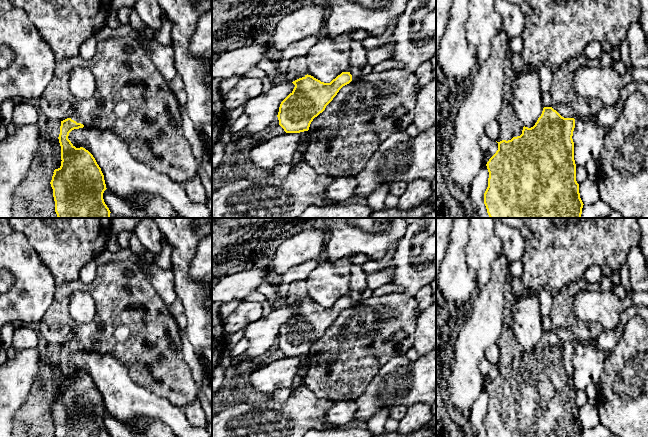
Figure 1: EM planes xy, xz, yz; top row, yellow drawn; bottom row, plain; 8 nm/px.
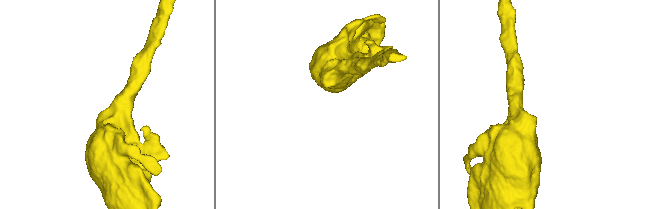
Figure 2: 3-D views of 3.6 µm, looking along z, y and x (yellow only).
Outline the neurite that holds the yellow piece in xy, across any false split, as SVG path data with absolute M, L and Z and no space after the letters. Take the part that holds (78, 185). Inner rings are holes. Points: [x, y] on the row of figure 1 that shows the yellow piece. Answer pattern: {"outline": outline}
{"outline": "M77 117L61 121L58 139L62 161L50 182L55 212L58 218L110 218L103 199L107 188L101 168L88 150L76 148L68 139L72 130L83 127Z"}

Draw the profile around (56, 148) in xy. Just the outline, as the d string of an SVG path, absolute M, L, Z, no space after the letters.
M54 138L51 141L52 151L53 151L53 166L54 170L60 168L61 166L61 146L58 138Z

